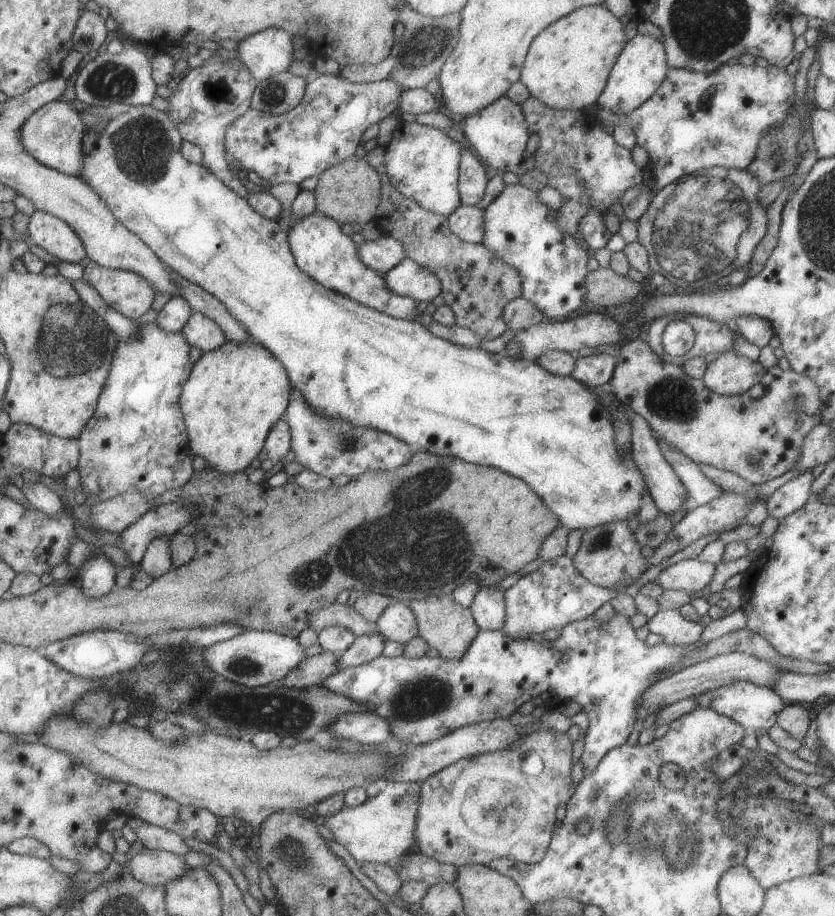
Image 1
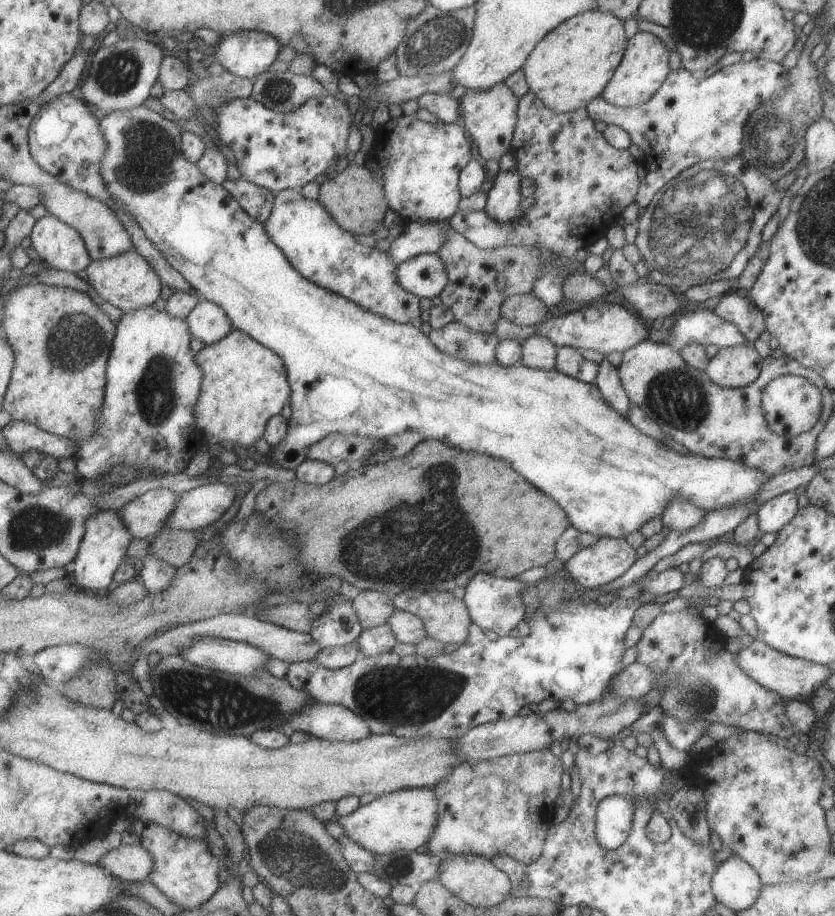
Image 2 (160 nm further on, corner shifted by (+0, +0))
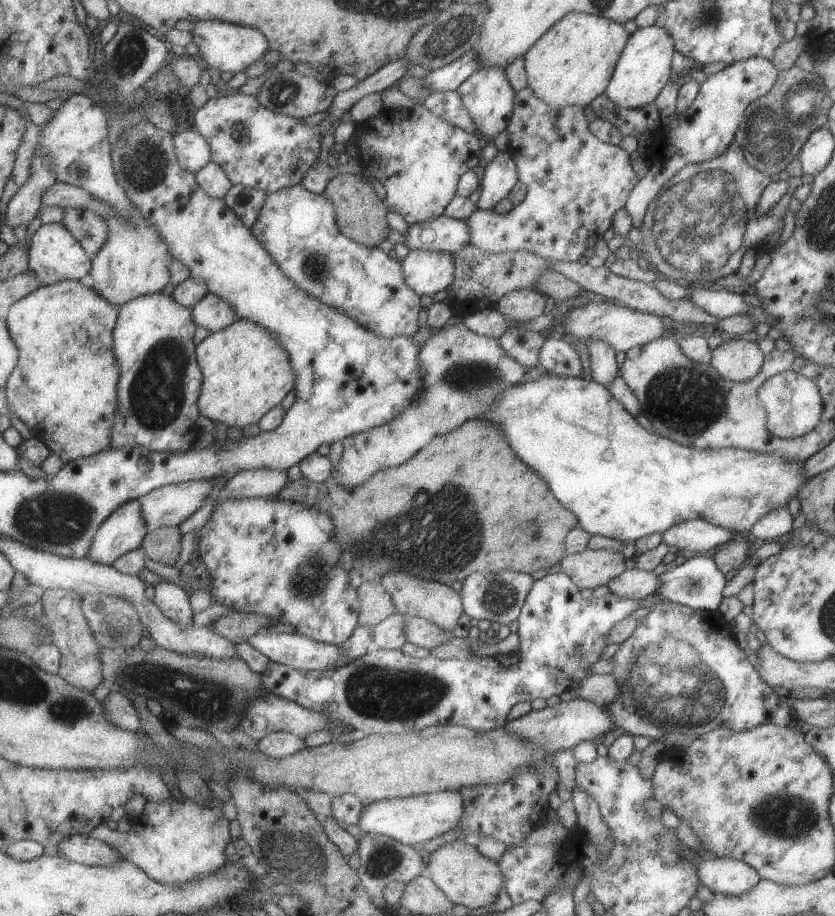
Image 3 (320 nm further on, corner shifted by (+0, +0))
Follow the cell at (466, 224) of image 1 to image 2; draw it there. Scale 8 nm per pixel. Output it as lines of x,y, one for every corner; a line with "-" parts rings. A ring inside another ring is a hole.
527,91
523,96
518,98
518,104
516,106
516,121
511,138
514,140
511,149
512,156
515,157
516,170
520,174
521,178
525,177
532,180
535,183
535,190
532,197
534,198
533,204
525,210
525,212
516,220
511,222
497,222
493,220
487,213
483,211
464,211
457,209
453,216
450,216
448,222
450,228
455,232
464,236
473,246
480,249
498,249
507,245
511,246
534,246
539,247
542,250
547,250
553,255
562,255
566,259
573,259
575,252
585,249
588,244
595,242
598,238
605,235
606,229
618,224
620,214
622,210
628,205
634,202
636,197
636,190
639,186
641,168
639,162
631,156
631,153
627,149
616,149
612,147
604,138
602,133
598,132
593,127
593,121
588,117
586,110
577,109
566,113
556,113
554,110
549,110
531,91

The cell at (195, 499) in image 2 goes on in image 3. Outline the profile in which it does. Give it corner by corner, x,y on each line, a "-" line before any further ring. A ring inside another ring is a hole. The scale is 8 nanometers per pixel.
249,469
228,480
219,499
279,497
291,478
285,469

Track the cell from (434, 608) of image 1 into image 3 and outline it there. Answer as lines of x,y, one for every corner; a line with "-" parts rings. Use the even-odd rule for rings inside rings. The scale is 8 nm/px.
404,570
389,571
379,578
381,586
390,594
396,612
407,617
421,617
439,628
451,632
462,613
462,602
458,592
450,585
434,580
425,580

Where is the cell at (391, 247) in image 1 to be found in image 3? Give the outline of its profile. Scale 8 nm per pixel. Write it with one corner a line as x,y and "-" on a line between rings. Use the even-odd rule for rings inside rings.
443,215
409,225
404,235
404,245
408,249
451,254
470,242
466,219
452,219

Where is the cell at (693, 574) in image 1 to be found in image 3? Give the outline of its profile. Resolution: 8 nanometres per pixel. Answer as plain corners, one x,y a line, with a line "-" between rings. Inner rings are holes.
633,568
625,569
605,585
611,594
639,601
649,594
655,594
656,588
659,587
659,579
651,571

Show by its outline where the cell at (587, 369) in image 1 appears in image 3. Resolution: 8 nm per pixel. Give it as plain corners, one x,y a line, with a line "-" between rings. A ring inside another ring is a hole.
559,334
548,335
541,343
538,365
551,375
584,378
575,347
565,342

